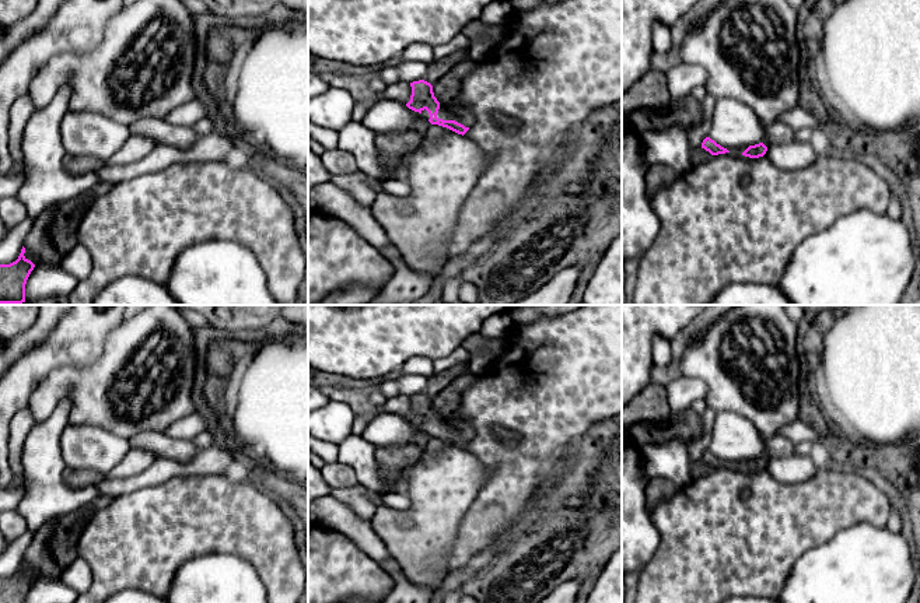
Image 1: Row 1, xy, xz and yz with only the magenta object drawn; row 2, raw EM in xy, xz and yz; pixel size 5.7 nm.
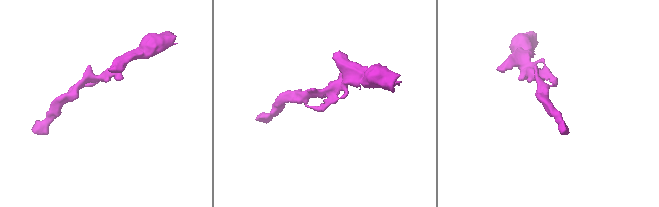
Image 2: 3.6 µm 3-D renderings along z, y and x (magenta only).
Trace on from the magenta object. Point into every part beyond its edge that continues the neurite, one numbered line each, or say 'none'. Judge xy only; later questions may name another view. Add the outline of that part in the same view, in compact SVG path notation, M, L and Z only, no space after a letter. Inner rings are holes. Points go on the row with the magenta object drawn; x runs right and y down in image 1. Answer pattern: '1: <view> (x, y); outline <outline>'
none

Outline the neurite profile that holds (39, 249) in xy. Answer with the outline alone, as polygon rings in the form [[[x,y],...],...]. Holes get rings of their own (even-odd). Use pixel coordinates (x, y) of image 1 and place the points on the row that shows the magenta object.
[[[55,207],[46,210],[41,217],[34,221],[32,229],[27,235],[24,248],[25,259],[31,260],[35,267],[41,264],[60,263],[62,255],[55,248],[48,228],[53,220]]]

